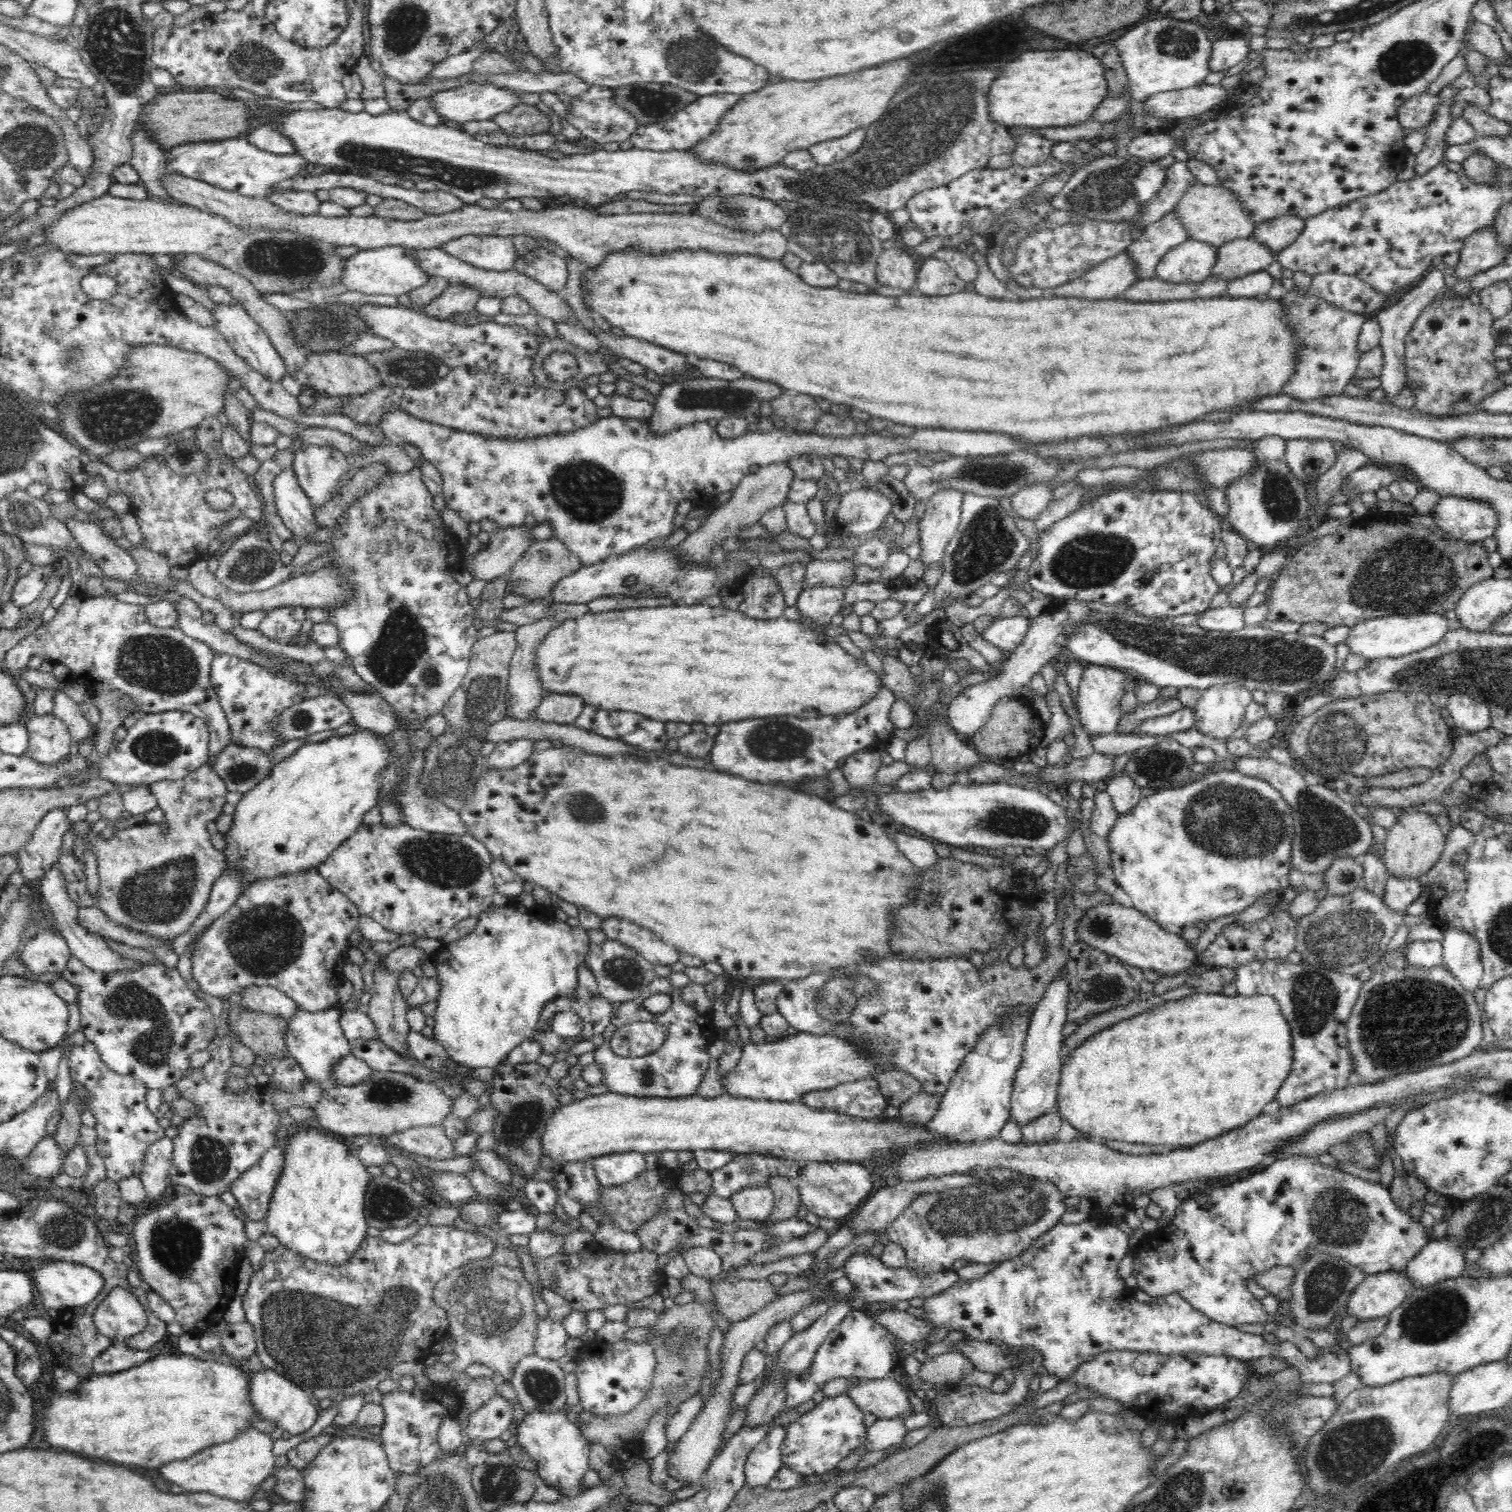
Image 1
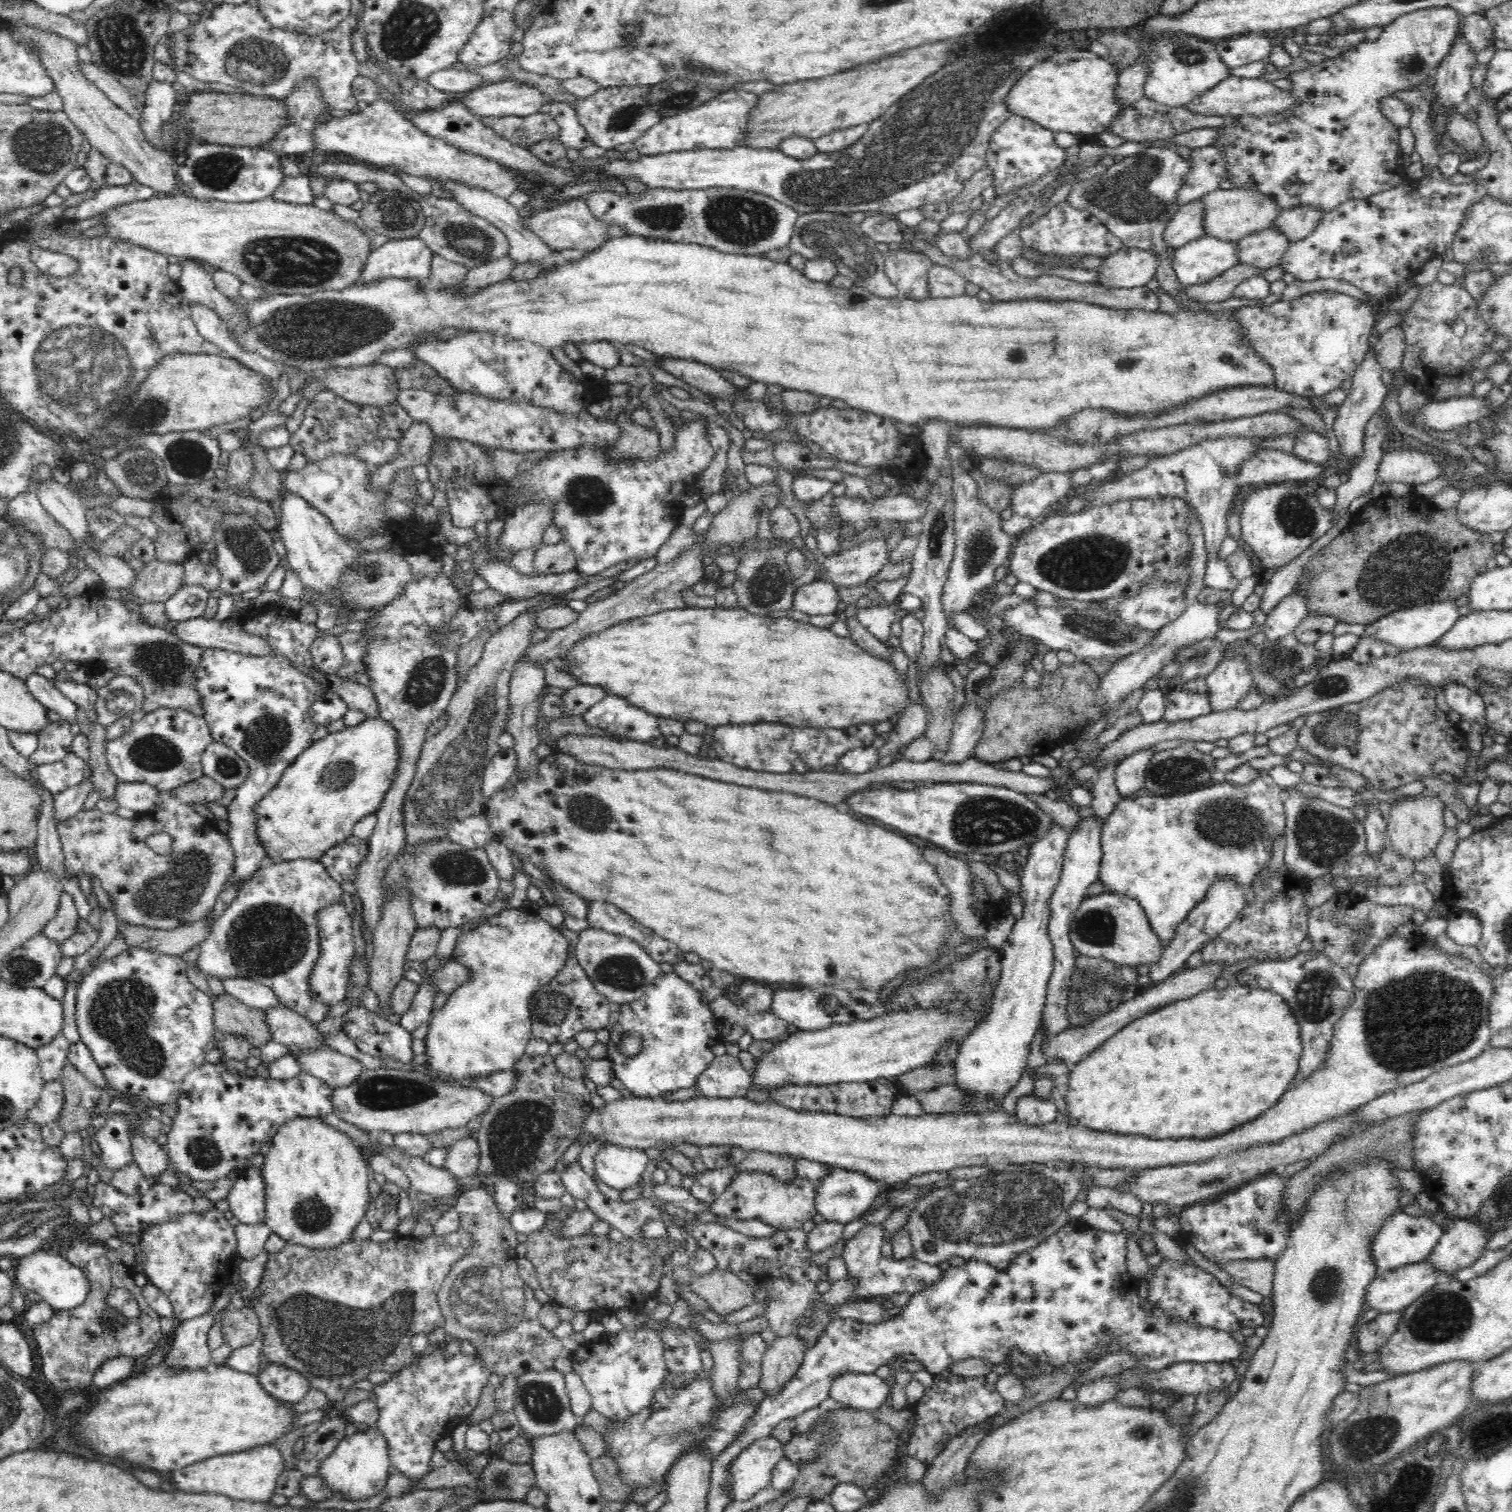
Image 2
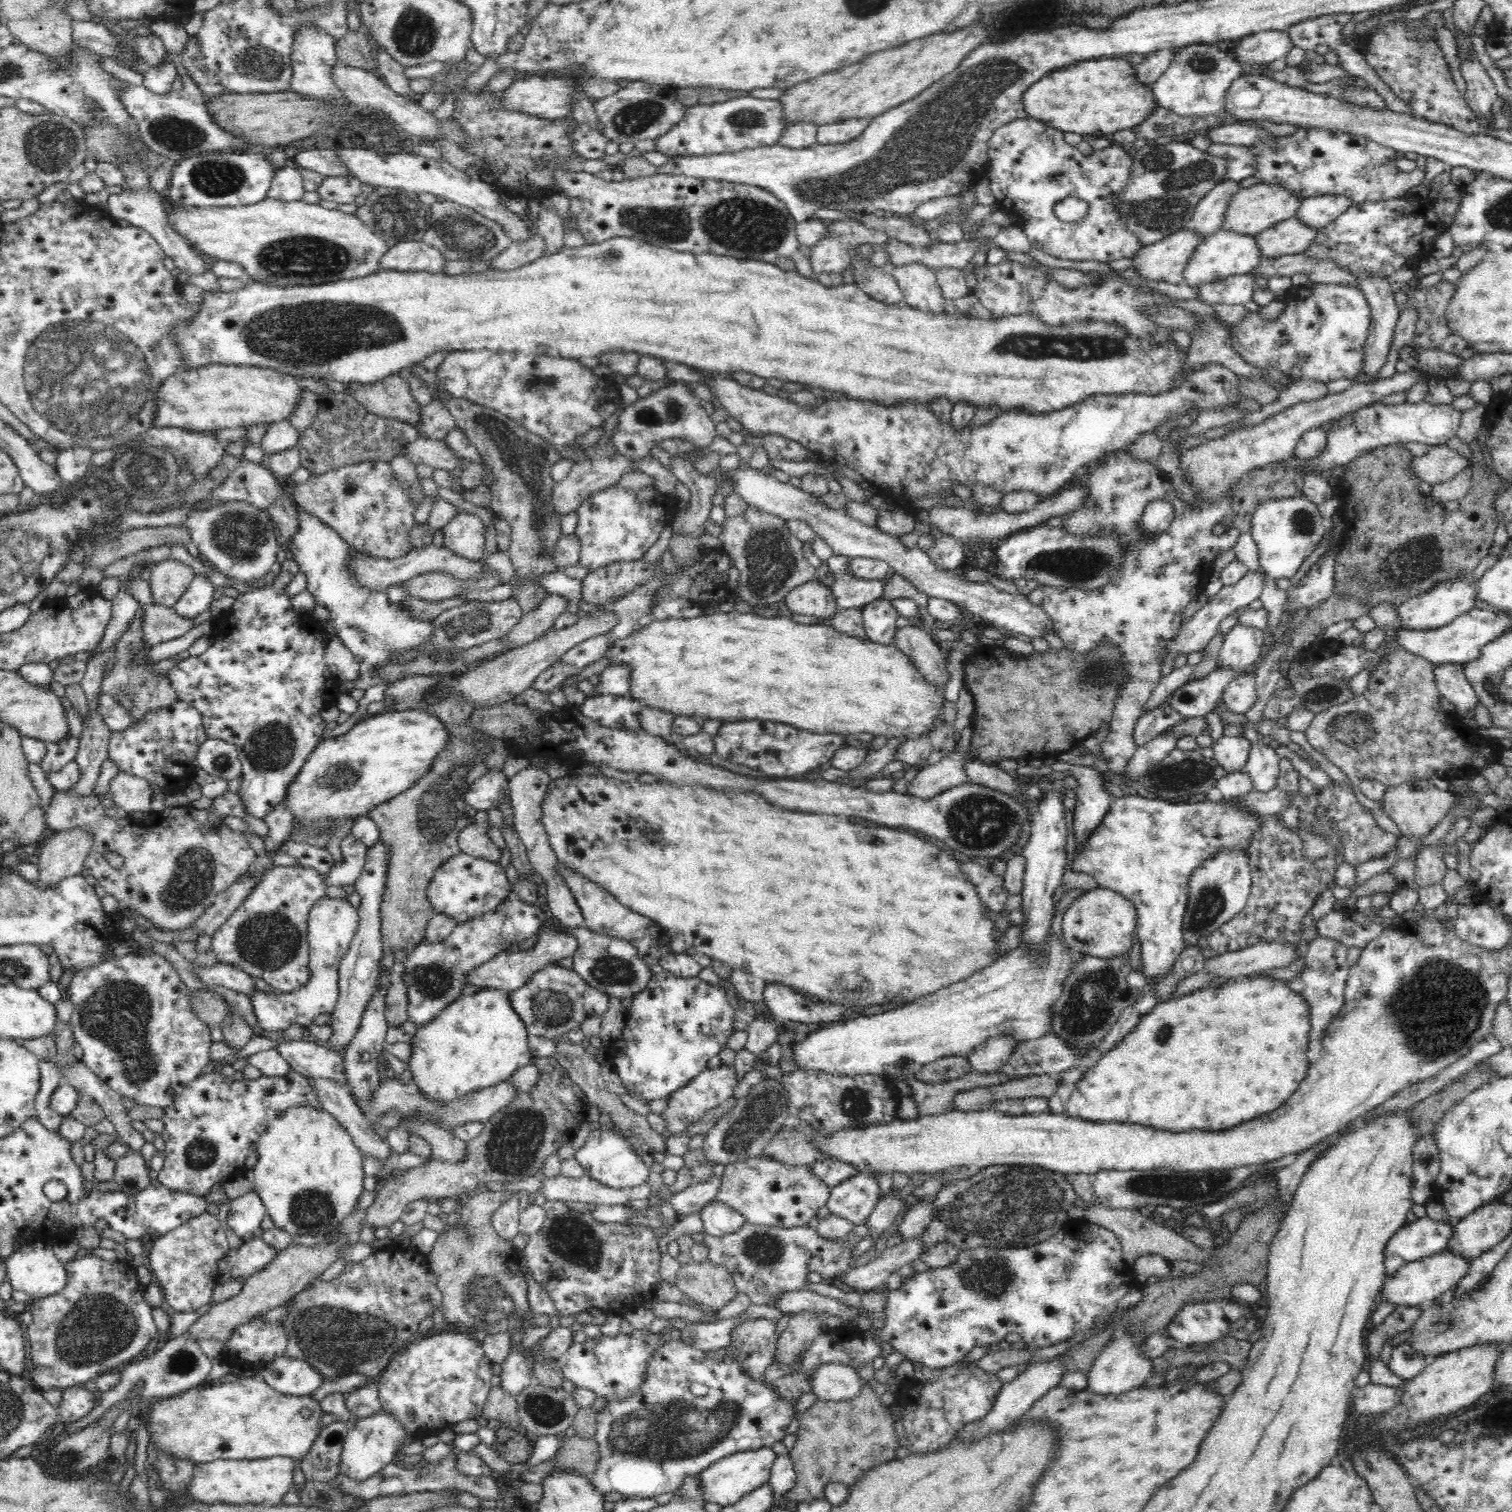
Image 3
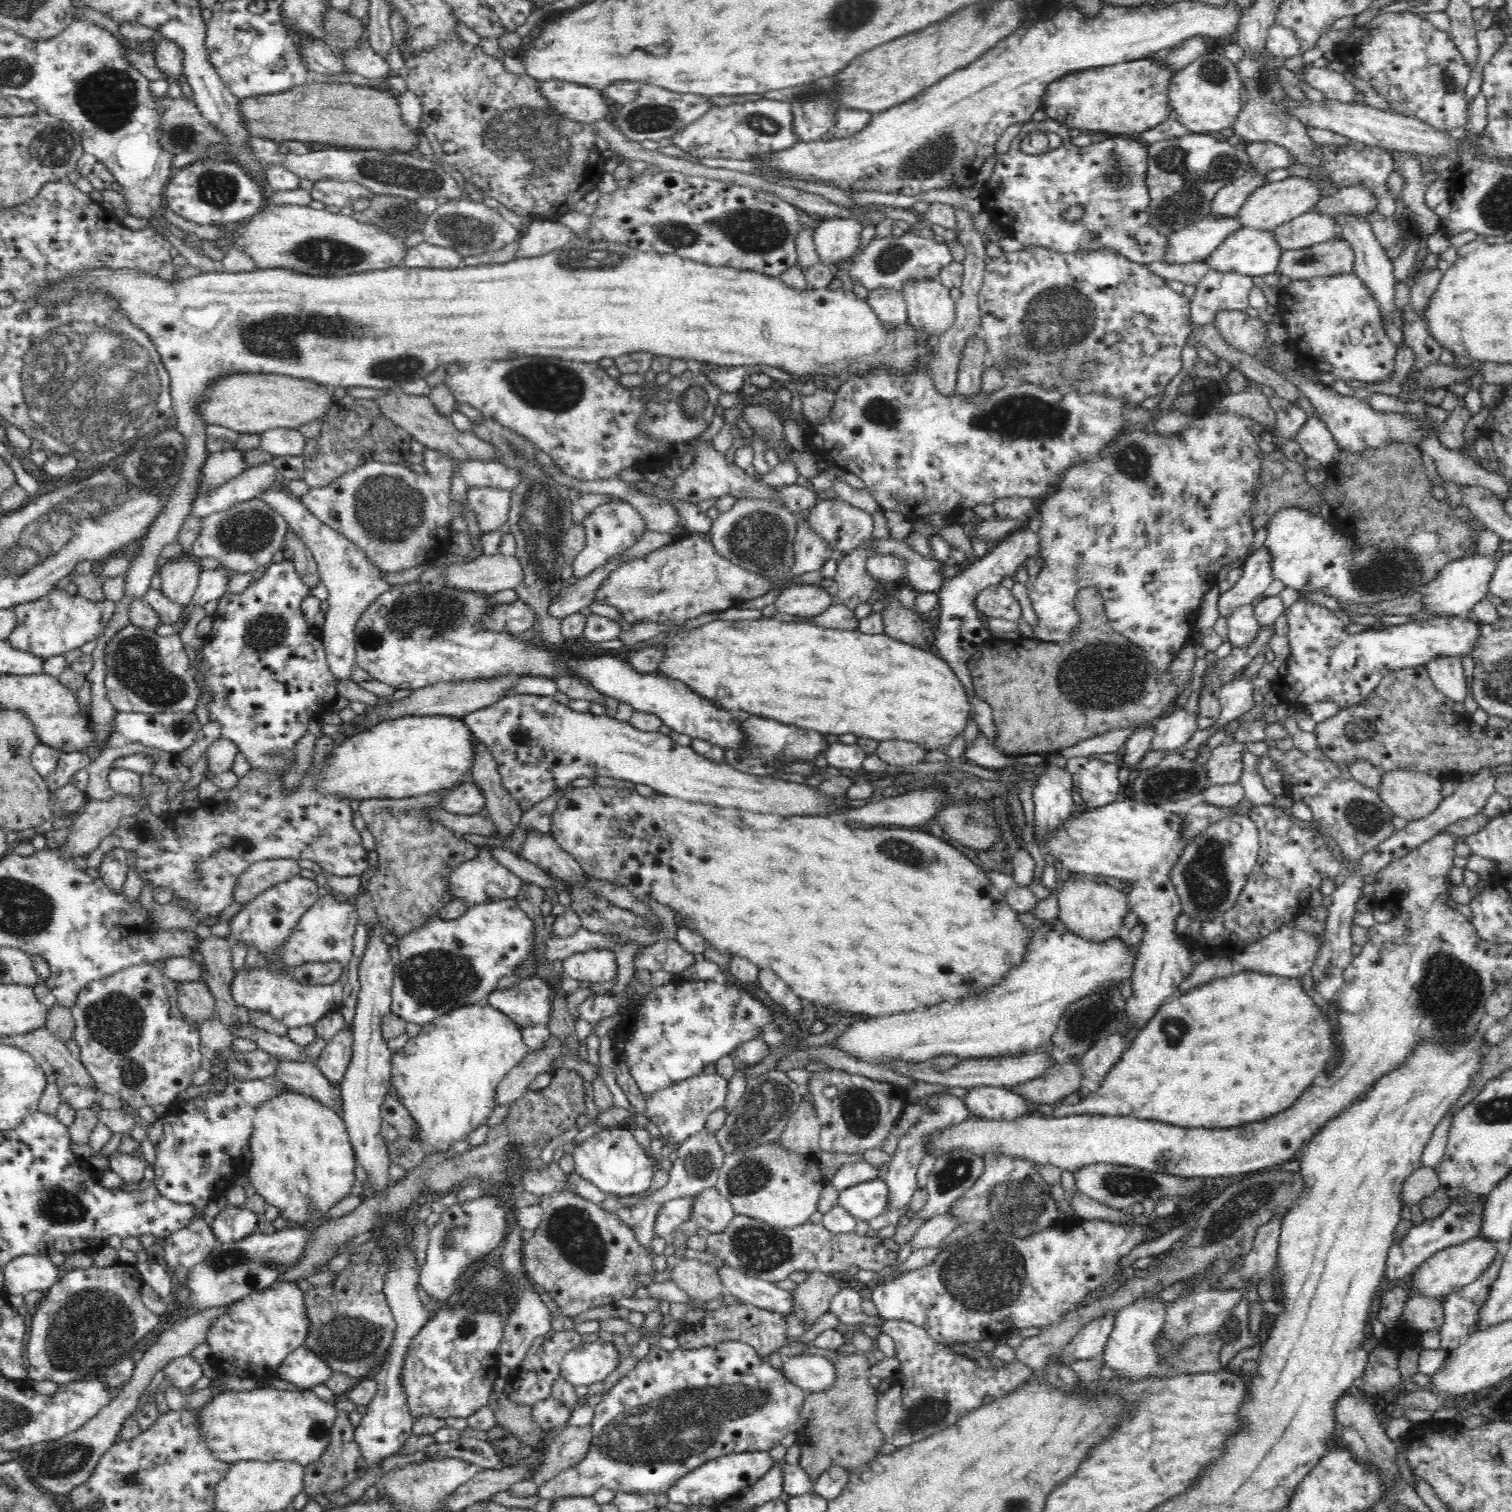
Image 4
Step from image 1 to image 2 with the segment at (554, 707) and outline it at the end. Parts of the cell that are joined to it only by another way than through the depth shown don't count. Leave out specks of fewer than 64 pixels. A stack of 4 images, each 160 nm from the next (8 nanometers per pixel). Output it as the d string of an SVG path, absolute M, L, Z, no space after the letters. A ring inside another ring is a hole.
M596 684L578 685L568 689L563 695L564 716L568 718L582 717L589 708L606 698L606 689Z

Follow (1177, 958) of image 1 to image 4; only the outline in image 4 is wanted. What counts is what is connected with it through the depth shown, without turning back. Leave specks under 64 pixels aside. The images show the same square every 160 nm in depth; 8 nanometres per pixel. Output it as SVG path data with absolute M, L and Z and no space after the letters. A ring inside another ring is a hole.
M1058 867L1056 886L1052 890L1058 901L1060 921L1076 935L1092 941L1104 941L1120 932L1124 917L1128 914L1129 897L1121 891L1093 879L1093 876L1072 873Z

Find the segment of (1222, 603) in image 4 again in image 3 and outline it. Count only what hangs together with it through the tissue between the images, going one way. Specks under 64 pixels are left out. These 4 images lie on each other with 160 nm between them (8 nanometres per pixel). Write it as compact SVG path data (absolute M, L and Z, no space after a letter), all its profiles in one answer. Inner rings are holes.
M1263 570L1249 571L1237 584L1222 588L1222 591L1213 596L1206 605L1198 610L1192 620L1183 622L1178 636L1175 636L1175 639L1167 646L1167 655L1203 651L1206 648L1206 644L1218 633L1218 625L1224 618L1228 618L1239 608L1244 608L1244 606L1249 608L1256 605L1259 596L1262 594L1266 584L1268 584L1268 579Z

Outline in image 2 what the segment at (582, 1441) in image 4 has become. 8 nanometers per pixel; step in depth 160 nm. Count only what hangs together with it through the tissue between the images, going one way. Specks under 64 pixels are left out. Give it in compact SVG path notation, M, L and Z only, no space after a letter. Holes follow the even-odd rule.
M603 1455L594 1460L592 1459L591 1468L606 1501L618 1500L625 1503L626 1496L635 1491L632 1487L620 1481L618 1466L609 1456ZM500 1459L488 1464L479 1480L483 1500L524 1500L529 1489L537 1486L531 1464L516 1465Z

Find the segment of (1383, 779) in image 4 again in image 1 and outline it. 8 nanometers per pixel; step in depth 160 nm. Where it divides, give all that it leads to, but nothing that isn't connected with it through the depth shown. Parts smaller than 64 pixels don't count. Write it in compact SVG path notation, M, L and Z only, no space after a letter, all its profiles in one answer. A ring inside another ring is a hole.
M1402 810L1401 815L1396 818L1394 826L1387 829L1384 840L1383 859L1387 872L1394 876L1418 876L1426 874L1441 857L1445 847L1447 835L1441 826L1428 812L1413 810L1411 812Z

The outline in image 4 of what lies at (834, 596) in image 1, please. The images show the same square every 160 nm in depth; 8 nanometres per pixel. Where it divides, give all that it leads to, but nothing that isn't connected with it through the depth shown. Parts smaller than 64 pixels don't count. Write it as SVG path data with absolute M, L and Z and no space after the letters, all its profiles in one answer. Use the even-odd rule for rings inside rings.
M793 584L775 599L774 607L778 613L796 617L818 616L830 606L832 593L820 585Z

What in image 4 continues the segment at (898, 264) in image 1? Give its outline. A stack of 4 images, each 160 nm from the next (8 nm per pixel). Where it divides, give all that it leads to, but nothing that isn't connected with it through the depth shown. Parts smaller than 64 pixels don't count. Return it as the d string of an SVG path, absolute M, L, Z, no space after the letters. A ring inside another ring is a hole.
M940 280L910 281L902 290L907 304L908 324L916 331L916 340L929 348L954 326L956 300Z

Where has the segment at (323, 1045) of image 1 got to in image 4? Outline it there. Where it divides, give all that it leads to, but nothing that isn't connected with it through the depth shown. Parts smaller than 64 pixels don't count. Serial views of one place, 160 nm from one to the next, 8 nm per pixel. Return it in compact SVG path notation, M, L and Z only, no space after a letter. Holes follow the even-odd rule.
M325 895L320 897L298 920L298 925L294 932L287 939L287 942L277 949L277 960L274 963L268 963L262 958L254 968L238 968L235 972L235 978L230 984L230 993L236 1006L245 1006L249 1011L262 1011L270 1013L274 1018L281 1020L288 1028L300 1028L308 1024L315 1025L318 1020L322 1020L328 1012L340 1012L343 1008L344 988L348 983L349 964L353 955L353 938L358 923L358 912L354 904L346 899L338 898L335 895ZM339 963L343 967L342 975L334 984L302 984L294 977L294 970L298 967L308 965L324 965Z

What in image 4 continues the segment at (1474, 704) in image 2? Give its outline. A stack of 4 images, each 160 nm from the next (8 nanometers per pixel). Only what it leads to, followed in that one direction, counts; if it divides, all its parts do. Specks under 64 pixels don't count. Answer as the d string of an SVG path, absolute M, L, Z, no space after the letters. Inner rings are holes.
M1436 656L1424 666L1435 687L1443 692L1451 703L1462 702L1466 698L1466 676L1460 656Z

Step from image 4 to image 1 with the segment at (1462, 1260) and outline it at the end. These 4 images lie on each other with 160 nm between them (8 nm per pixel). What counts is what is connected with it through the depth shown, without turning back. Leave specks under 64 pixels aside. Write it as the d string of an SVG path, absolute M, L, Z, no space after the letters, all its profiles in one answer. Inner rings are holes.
M1406 1269L1367 1275L1350 1295L1348 1316L1365 1321L1389 1315L1406 1300L1414 1287L1415 1282L1410 1280Z

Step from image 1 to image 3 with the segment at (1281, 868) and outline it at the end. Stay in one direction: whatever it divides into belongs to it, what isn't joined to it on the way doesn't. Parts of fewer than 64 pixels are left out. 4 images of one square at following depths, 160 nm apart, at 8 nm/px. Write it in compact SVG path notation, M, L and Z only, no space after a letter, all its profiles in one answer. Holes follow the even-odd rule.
M1262 742L1252 744L1245 770L1250 775L1254 789L1266 792L1276 787L1276 780L1280 774L1279 759L1274 748ZM1127 795L1125 797L1114 799L1113 803L1110 805L1110 810L1108 810L1104 818L1102 818L1102 824L1098 824L1098 828L1094 828L1094 830L1090 832L1090 836L1088 836L1088 840L1086 840L1084 844L1077 844L1074 851L1074 857L1072 859L1072 870L1092 876L1100 887L1116 891L1118 894L1126 897L1126 900L1129 900L1134 907L1136 907L1137 926L1135 933L1138 934L1138 939L1140 940L1140 959L1142 961L1140 968L1136 968L1136 970L1142 973L1147 982L1150 984L1158 984L1162 979L1166 978L1166 976L1172 972L1174 964L1177 962L1177 959L1187 946L1186 941L1184 941L1183 919L1186 913L1188 898L1186 882L1188 882L1188 878L1190 878L1192 870L1194 870L1194 868L1198 868L1198 866L1204 866L1204 864L1202 864L1202 862L1204 862L1204 858L1208 858L1216 854L1220 848L1228 848L1228 846L1235 846L1235 848L1249 848L1252 832L1254 832L1256 828L1260 828L1261 818L1262 817L1252 818L1252 815L1248 815L1248 813L1244 813L1244 811L1240 811L1240 809L1232 807L1230 803L1206 801L1203 797L1192 799L1186 803L1170 803L1160 799L1146 799L1140 795Z

